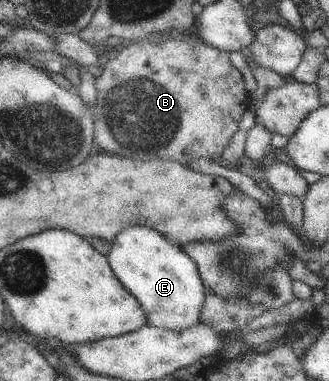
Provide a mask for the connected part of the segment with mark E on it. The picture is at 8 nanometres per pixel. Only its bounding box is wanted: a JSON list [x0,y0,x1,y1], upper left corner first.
[106,226,205,332]

